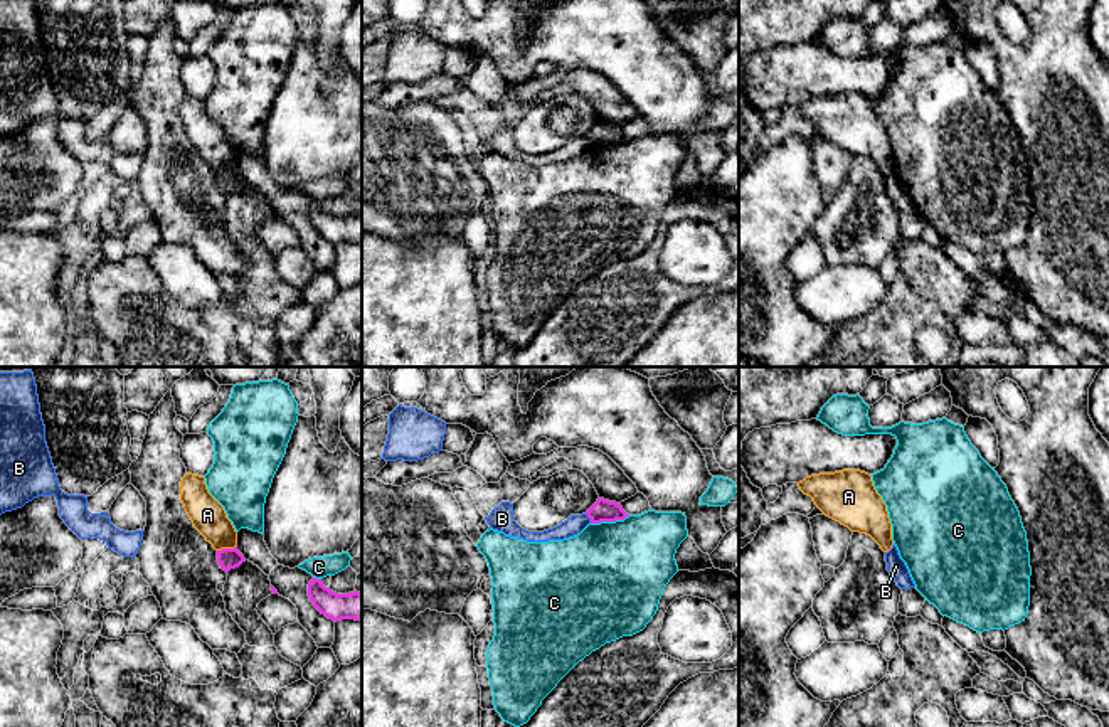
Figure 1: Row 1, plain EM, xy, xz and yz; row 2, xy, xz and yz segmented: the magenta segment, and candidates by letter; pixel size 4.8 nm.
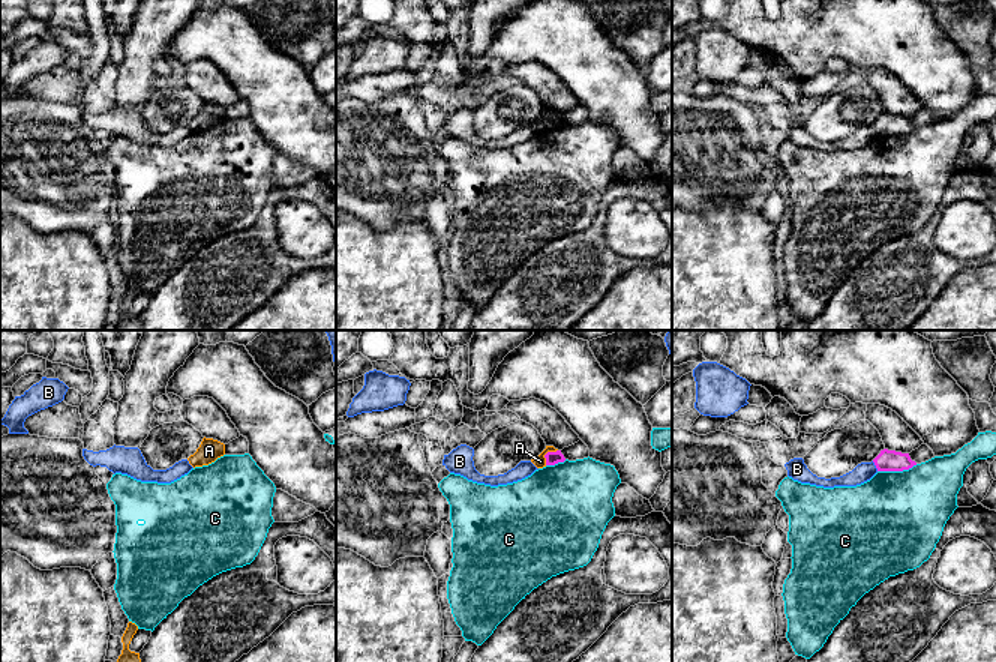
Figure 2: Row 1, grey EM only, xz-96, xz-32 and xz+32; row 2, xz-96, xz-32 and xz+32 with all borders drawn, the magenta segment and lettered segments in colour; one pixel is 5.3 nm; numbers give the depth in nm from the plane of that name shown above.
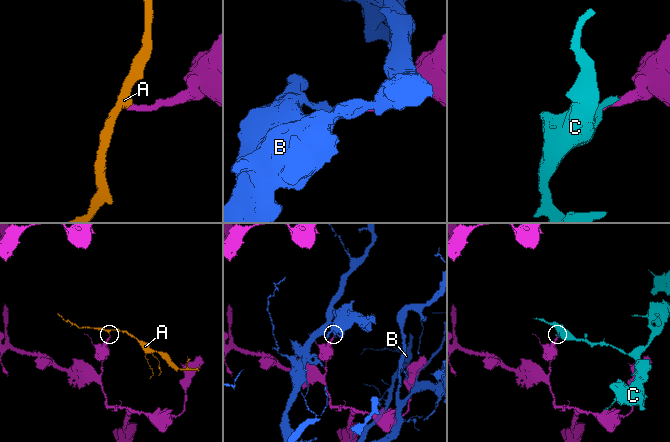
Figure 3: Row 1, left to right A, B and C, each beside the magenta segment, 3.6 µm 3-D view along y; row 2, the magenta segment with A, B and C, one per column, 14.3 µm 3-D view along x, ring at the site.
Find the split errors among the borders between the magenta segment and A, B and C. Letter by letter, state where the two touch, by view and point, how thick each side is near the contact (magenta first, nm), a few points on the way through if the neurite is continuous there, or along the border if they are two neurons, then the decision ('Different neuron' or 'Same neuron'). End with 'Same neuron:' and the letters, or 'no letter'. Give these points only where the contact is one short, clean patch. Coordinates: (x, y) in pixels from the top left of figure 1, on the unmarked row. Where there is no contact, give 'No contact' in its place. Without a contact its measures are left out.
A: Touches magenta at xy (226, 172). Thickness 100 nm (magenta) against 160 nm. Boundary: xy (234, 169), (217, 174). Different neuron
B: Touches magenta at xz (588, 138). Thickness 110 nm (magenta) against 90 nm. Different neuron
C: Touches magenta at xz (611, 143). Thickness 110 nm (magenta) against 500 nm. Boundary: xz (630, 138), (620, 143), (593, 147). Different neuron
Same neuron: no letter

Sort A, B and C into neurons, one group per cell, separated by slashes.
A / B / C

